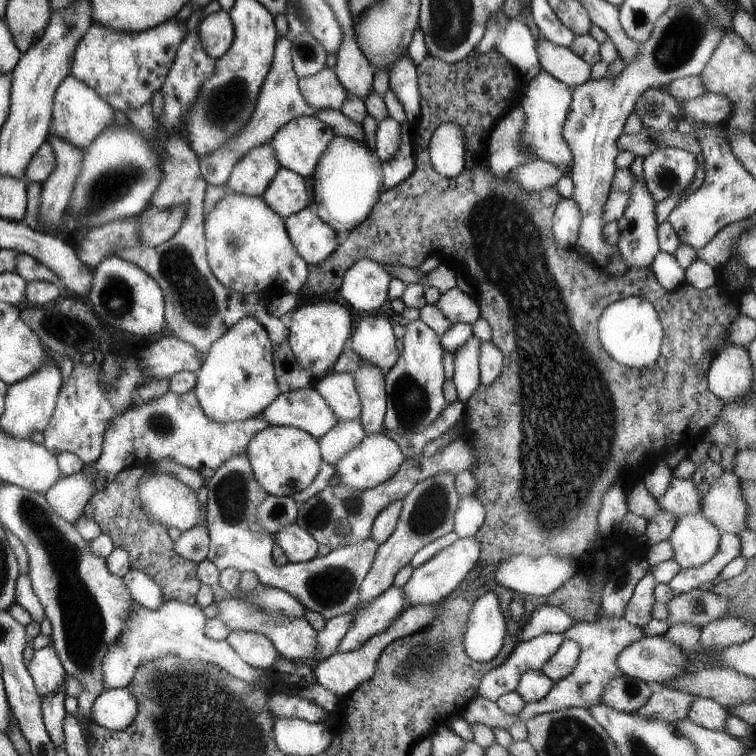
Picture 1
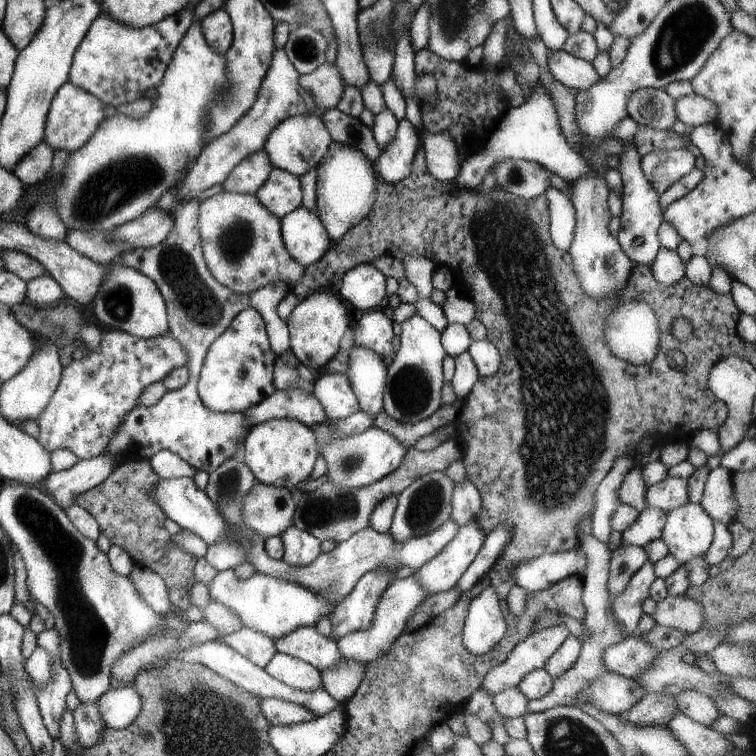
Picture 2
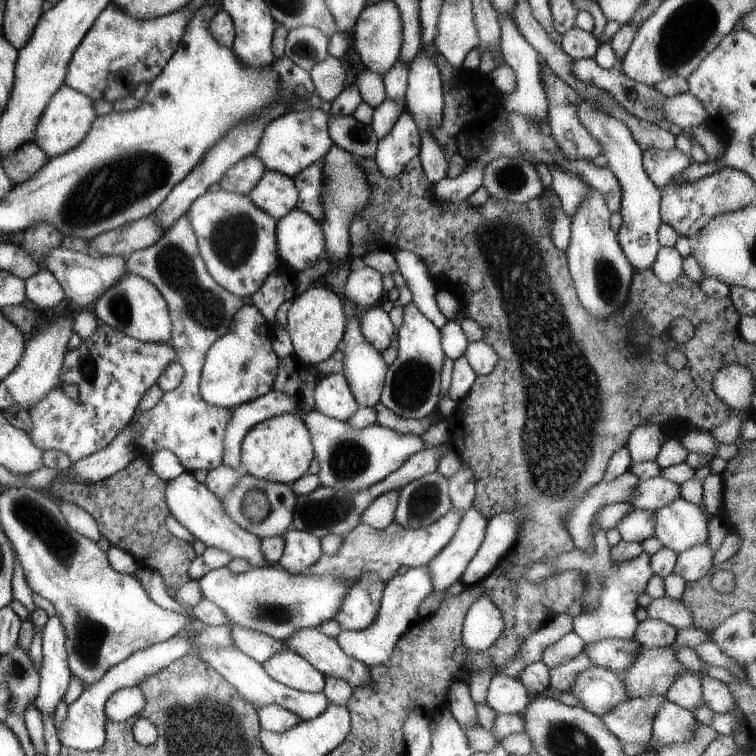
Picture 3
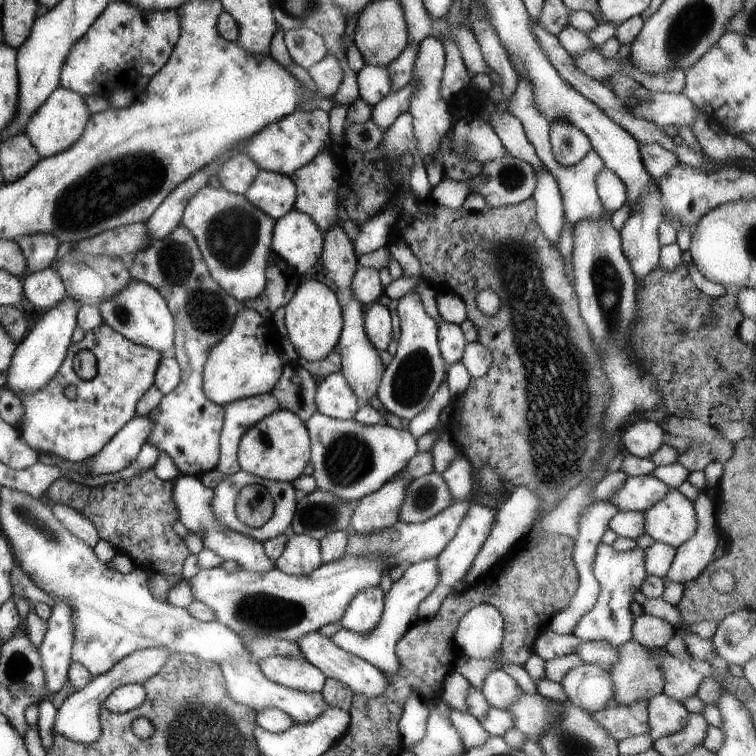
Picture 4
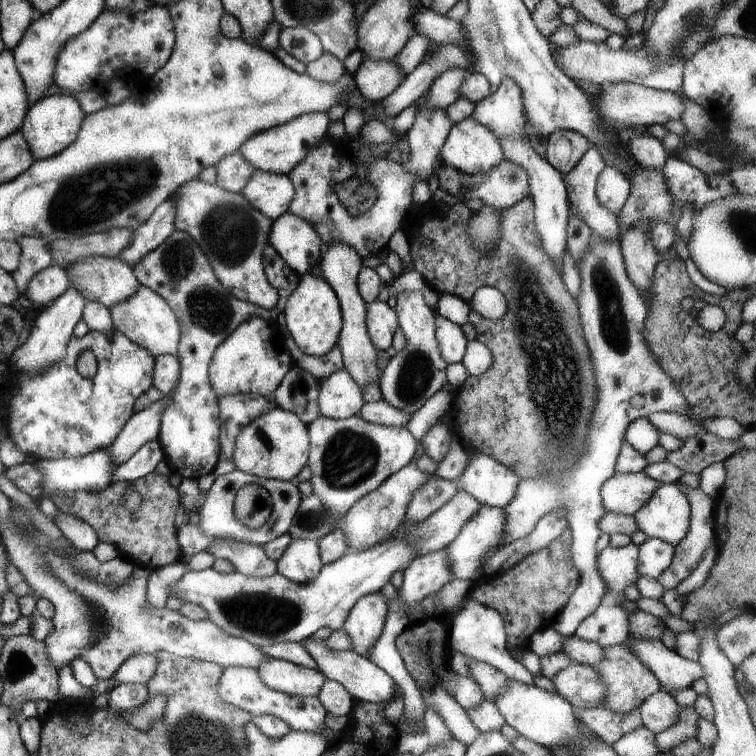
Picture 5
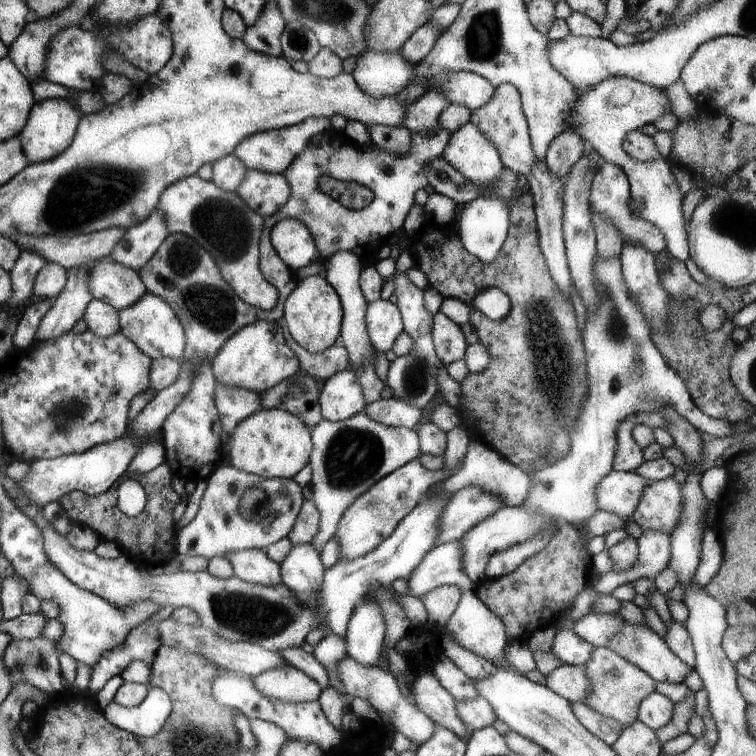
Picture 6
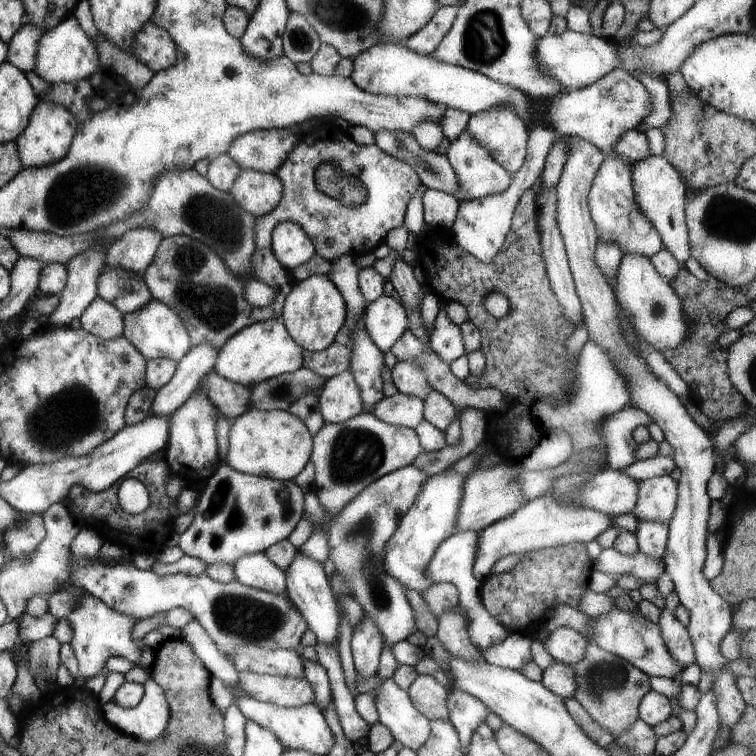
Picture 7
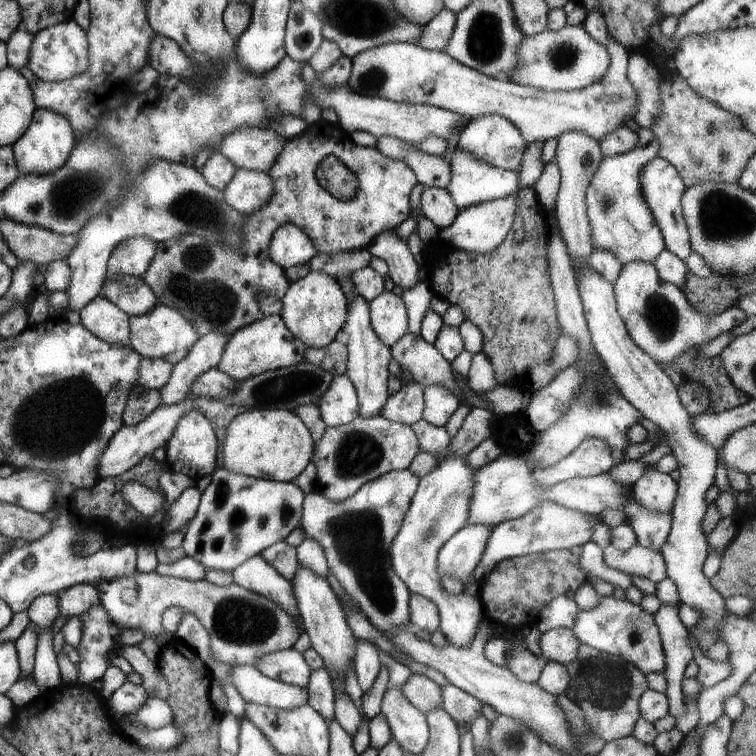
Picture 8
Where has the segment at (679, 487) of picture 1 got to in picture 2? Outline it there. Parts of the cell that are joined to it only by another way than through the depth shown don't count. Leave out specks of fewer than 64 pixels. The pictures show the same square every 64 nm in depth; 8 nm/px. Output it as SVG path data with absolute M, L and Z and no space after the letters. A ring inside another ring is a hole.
M669 476L653 486L646 486L643 496L647 507L655 507L663 511L690 503L687 498L687 480Z

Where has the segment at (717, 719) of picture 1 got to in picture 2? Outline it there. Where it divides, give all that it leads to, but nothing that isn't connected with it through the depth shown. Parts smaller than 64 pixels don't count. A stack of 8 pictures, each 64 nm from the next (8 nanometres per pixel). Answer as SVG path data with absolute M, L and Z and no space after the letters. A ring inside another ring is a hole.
M680 690L673 695L673 698L675 698L675 706L679 708L679 711L701 726L706 727L715 718L721 716L715 710L715 704L711 704L710 698L695 690Z

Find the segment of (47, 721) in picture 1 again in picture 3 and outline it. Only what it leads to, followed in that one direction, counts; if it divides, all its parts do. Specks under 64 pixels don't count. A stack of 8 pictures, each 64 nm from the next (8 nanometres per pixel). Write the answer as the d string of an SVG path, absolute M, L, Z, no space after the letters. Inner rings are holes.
M57 614L48 618L42 626L41 653L38 672L40 681L33 704L43 716L53 718L57 700L65 694L65 686L71 678L67 668L65 634L61 628L61 618Z

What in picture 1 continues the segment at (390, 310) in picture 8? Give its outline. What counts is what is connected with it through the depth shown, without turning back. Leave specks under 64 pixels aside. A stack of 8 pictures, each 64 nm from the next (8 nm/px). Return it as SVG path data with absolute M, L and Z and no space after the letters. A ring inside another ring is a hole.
M366 313L351 333L351 348L363 362L375 364L383 376L391 370L399 356L395 336L391 329L392 321L383 316Z

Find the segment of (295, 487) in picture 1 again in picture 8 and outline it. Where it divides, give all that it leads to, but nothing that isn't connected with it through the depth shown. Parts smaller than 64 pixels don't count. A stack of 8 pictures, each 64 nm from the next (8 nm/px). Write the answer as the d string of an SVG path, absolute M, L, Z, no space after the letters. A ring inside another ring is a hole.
M254 408L236 414L229 422L219 457L222 467L229 472L287 482L307 466L313 448L314 442L307 427L293 411Z

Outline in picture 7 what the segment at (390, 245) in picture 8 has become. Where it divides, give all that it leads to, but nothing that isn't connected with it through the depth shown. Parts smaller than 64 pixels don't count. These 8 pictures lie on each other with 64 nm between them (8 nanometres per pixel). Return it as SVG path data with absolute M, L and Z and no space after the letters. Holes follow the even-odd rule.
M385 241L381 242L372 254L375 259L382 259L389 254L396 254L395 262L393 262L393 268L391 268L391 274L387 279L391 284L395 294L399 296L399 304L403 306L405 310L405 316L407 316L407 330L417 338L421 340L423 344L429 346L429 338L422 325L421 312L419 311L420 299L419 299L419 287L420 284L415 280L415 274L413 274L414 265L410 266L401 258L400 253L396 253L389 248Z

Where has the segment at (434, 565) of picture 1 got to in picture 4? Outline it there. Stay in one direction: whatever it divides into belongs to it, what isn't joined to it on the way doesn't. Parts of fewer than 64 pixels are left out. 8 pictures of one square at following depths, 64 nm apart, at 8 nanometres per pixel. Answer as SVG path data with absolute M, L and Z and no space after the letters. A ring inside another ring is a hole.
M473 502L469 506L469 510L465 512L465 516L461 518L461 522L457 527L453 538L445 545L445 548L436 556L437 570L439 570L439 580L437 580L436 587L427 595L421 602L416 610L417 620L432 618L437 612L439 605L443 602L443 598L451 593L453 583L461 580L470 564L473 564L473 558L481 544L483 544L489 530L491 530L491 524L495 520L496 510L491 510L487 506L481 506Z

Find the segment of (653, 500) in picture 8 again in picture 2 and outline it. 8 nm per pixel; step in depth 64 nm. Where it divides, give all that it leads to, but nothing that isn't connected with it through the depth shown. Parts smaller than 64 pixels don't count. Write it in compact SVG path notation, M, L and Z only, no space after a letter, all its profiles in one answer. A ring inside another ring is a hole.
M690 502L666 510L660 539L680 565L693 556L705 556L713 540L712 518L699 503Z

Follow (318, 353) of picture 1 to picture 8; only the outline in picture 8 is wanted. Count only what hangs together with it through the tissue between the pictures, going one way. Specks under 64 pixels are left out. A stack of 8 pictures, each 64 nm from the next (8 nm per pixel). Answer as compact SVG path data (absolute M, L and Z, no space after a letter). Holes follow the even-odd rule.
M310 271L303 278L290 282L283 298L280 317L293 338L306 348L321 348L329 344L341 330L347 314L347 301L341 286L332 276Z

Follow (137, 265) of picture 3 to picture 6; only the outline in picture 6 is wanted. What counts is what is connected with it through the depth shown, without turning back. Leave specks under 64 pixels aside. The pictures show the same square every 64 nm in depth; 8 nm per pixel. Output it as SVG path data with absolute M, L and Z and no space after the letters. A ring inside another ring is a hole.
M439 122L435 124L435 128L431 132L425 132L425 134L417 134L415 132L414 134L407 154L398 157L383 151L376 145L373 145L373 148L367 148L367 150L359 150L357 145L344 136L342 130L335 130L330 126L325 128L323 132L318 132L315 136L311 136L307 140L303 152L299 152L299 156L295 156L295 160L291 160L291 164L283 169L282 175L287 180L287 184L289 184L291 194L287 197L287 202L273 216L263 219L263 228L261 229L261 238L259 238L258 244L261 274L263 274L263 278L270 285L273 285L278 290L277 304L271 310L261 310L260 308L249 306L239 296L235 296L231 286L221 278L221 272L219 272L215 260L192 238L179 232L169 233L157 247L155 254L150 256L149 260L139 268L137 273L141 282L143 282L143 286L146 288L146 292L159 296L165 304L168 304L182 326L185 344L183 344L183 354L181 354L180 360L189 360L193 356L203 358L203 364L199 368L195 368L195 376L193 376L193 380L189 384L189 392L181 398L181 402L173 408L173 412L169 412L161 426L161 442L165 449L164 461L167 463L172 476L177 476L184 482L191 481L196 483L199 480L203 480L203 478L207 478L220 464L221 453L223 452L223 444L220 440L221 419L214 403L215 380L210 369L211 359L215 356L224 340L227 340L227 337L239 330L241 326L257 320L281 321L283 303L287 296L293 292L295 285L299 281L296 274L287 268L275 254L269 238L271 226L275 222L279 222L281 218L295 218L311 232L311 237L321 260L329 258L331 254L339 250L347 250L347 252L353 252L361 262L372 263L377 256L377 250L382 246L388 245L391 236L399 228L402 228L403 220L405 220L409 208L414 204L413 194L419 188L424 188L428 184L427 178L423 174L425 170L423 170L422 166L429 164L429 160L437 158L437 155L441 156L441 150L443 150L449 138L449 133L439 126ZM323 174L327 174L327 176L337 180L355 181L363 184L363 186L367 186L371 190L372 199L359 210L346 209L335 198L327 196L325 192L319 190L319 176L323 176Z

